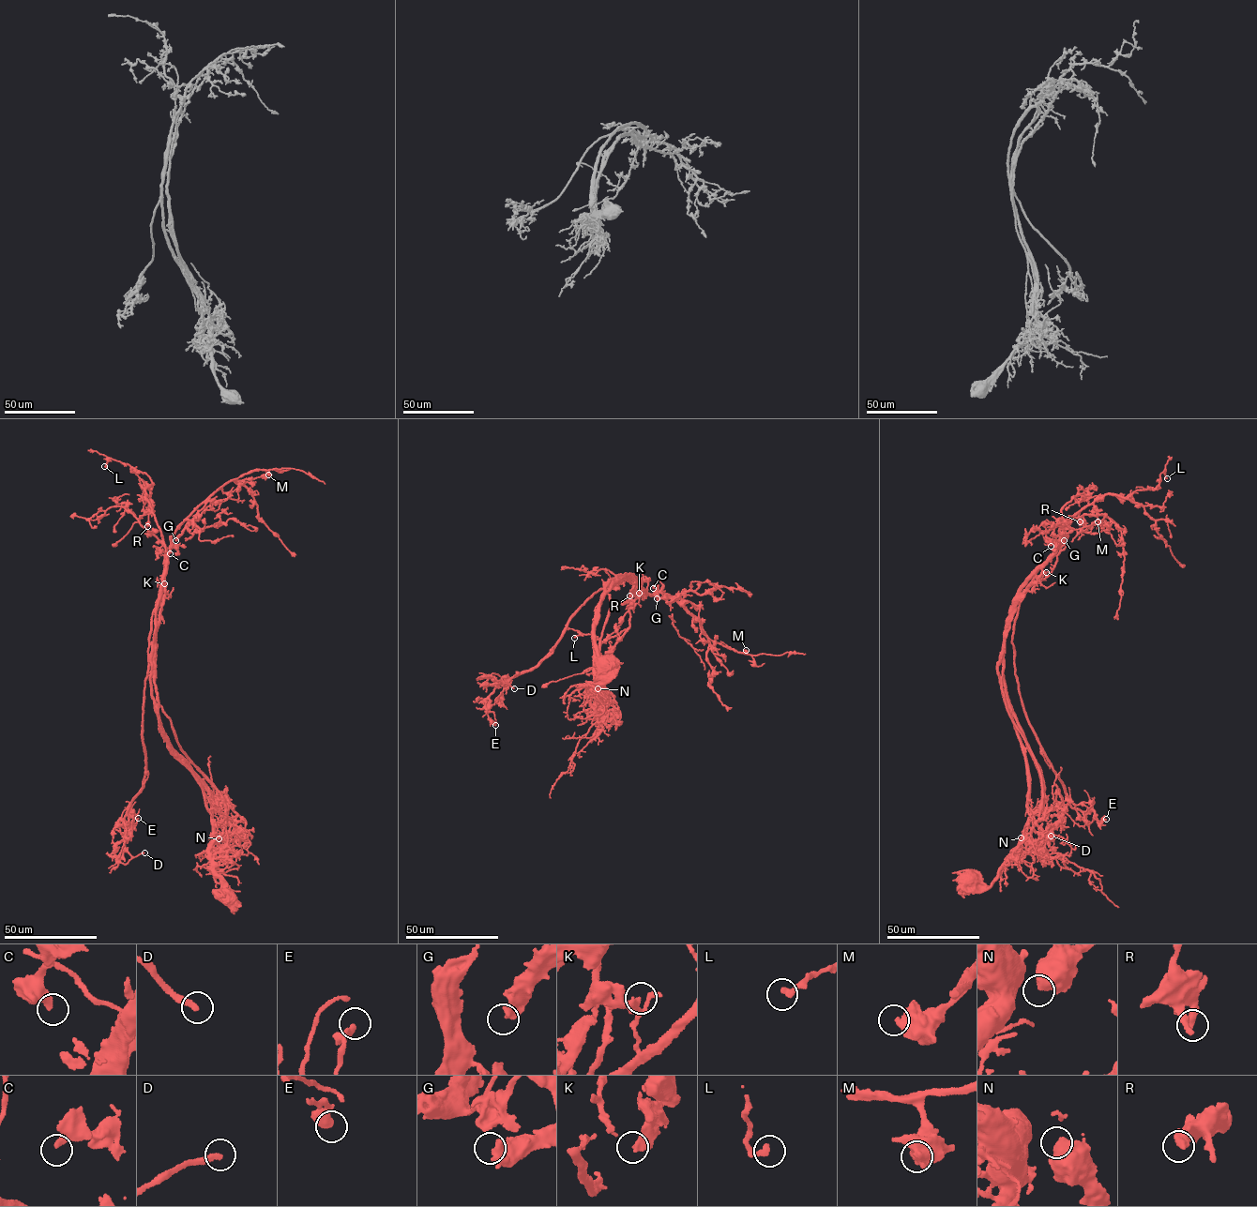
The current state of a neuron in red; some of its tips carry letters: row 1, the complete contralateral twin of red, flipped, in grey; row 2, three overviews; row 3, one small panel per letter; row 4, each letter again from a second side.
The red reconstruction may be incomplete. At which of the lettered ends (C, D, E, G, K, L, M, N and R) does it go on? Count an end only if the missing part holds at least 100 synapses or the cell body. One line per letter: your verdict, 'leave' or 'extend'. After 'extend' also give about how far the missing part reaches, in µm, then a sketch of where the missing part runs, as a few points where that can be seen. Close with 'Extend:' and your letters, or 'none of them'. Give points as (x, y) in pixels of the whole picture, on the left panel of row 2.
C: leave
D: leave
E: leave
G: extend; about 60 µm are missing; missing branch runs (175, 540), (174, 566), (179, 569), (162, 573), (159, 564), (152, 557)
K: leave
L: leave
M: leave
N: leave
R: leave
Extend: G

